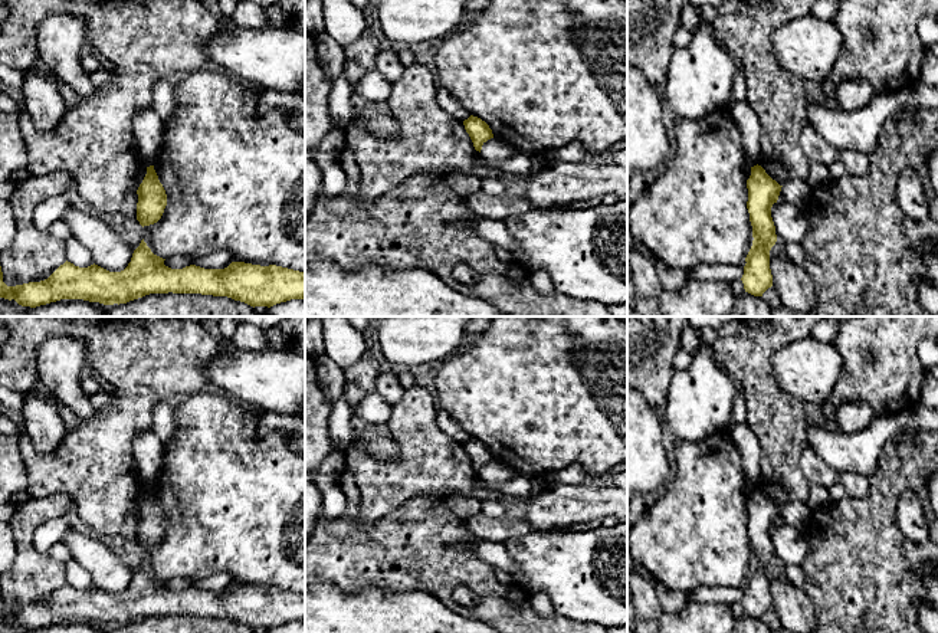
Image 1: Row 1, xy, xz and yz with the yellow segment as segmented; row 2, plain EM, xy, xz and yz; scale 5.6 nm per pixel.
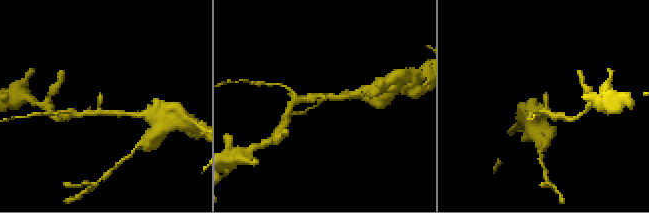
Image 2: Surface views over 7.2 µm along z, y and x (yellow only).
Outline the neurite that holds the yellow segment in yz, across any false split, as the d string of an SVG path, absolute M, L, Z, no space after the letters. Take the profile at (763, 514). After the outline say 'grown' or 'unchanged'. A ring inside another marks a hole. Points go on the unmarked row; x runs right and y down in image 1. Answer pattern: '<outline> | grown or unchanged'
M761 488L751 489L751 498L747 502L747 531L754 563L745 580L747 586L741 603L745 614L754 619L762 619L773 609L770 573L777 564L777 557L771 529L777 525L781 509Z | unchanged

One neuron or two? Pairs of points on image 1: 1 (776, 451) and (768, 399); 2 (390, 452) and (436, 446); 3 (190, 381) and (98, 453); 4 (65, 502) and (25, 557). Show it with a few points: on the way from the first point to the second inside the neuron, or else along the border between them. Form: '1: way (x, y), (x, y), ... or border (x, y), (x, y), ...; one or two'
1: way (776, 438), (776, 417), (771, 412); one
2: border (364, 443), (364, 448), (379, 459), (399, 458); two
3: way (166, 381), (115, 429); one
4: way (48, 507), (25, 528), (25, 540); one

